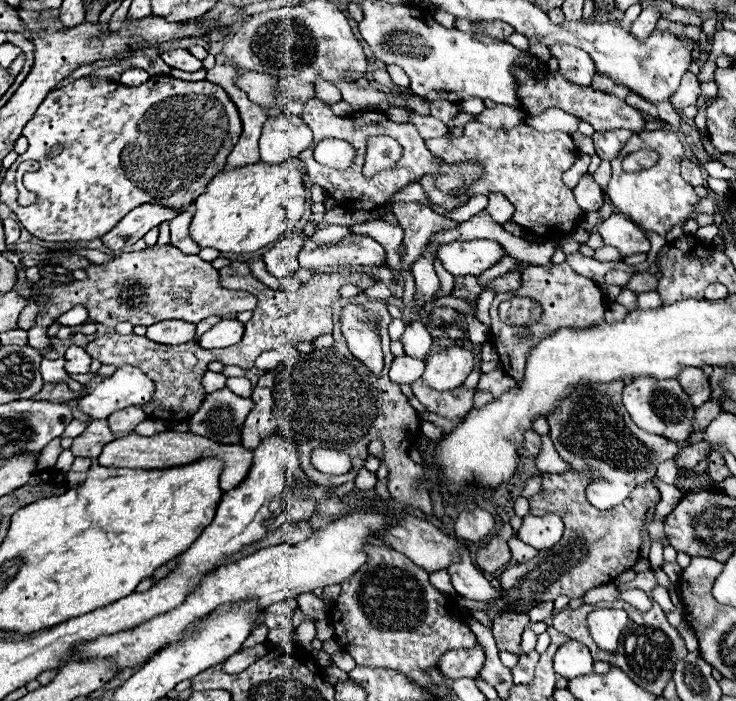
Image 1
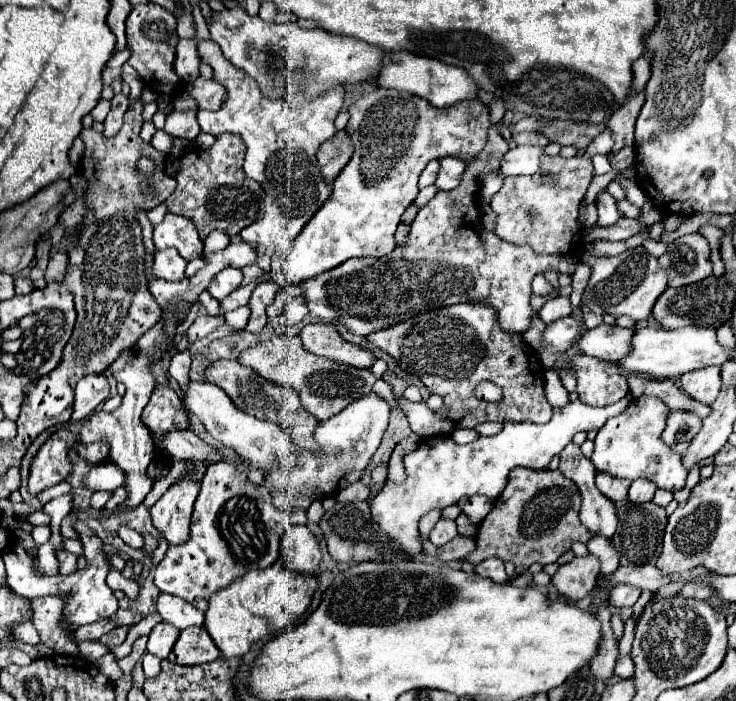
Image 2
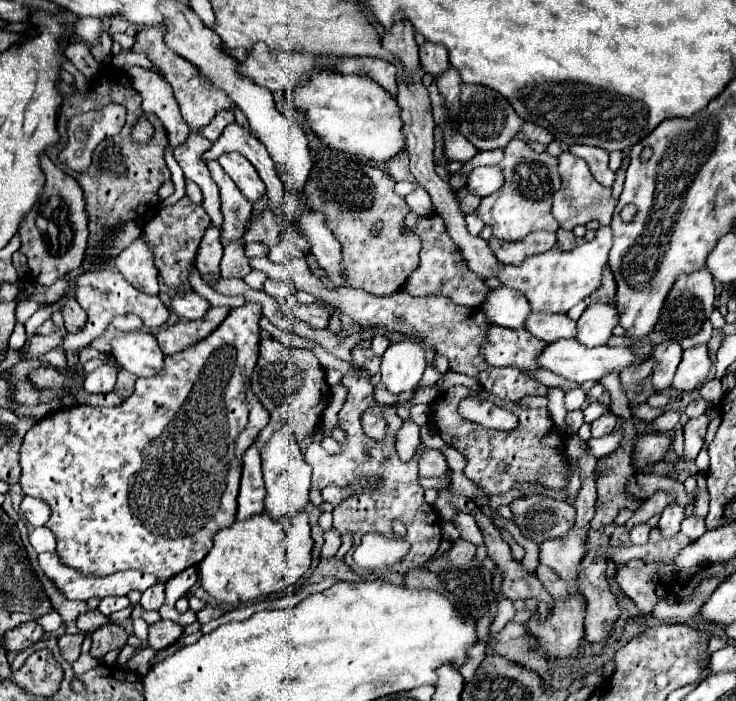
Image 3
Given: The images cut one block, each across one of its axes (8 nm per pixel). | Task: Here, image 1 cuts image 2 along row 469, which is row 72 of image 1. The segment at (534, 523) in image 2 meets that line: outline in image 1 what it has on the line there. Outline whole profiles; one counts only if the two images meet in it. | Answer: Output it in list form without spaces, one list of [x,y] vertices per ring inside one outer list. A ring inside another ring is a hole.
[[[514,70],[514,76],[518,80],[518,88],[520,88],[520,102],[522,102],[522,110],[528,112],[530,116],[538,116],[548,108],[562,108],[574,116],[578,116],[584,122],[590,122],[594,126],[594,130],[602,132],[602,130],[632,130],[632,132],[644,132],[646,122],[642,118],[642,114],[638,110],[634,110],[632,106],[628,106],[624,100],[614,98],[610,94],[598,94],[596,90],[590,90],[590,86],[574,86],[570,82],[566,82],[560,74],[552,76],[552,74],[544,74],[542,78],[534,78],[528,70]]]

